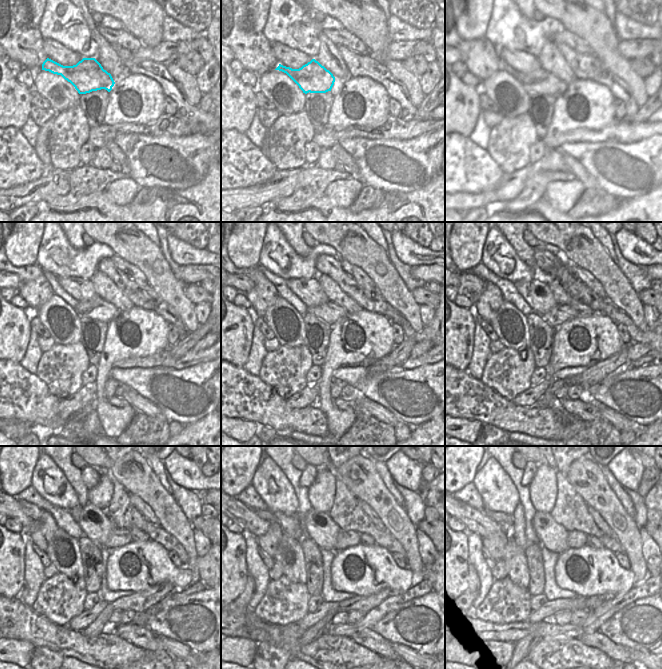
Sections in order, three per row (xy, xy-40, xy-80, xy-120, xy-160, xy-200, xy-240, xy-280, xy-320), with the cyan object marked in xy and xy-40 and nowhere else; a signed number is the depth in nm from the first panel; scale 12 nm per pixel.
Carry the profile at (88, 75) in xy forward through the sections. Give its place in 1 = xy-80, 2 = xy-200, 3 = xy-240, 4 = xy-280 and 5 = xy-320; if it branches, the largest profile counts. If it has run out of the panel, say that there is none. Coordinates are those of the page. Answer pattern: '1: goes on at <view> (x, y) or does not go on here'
1: goes on at xy-80 (540, 81)
2: goes on at xy-200 (559, 314)
3: goes on at xy-240 (117, 538)
4: goes on at xy-280 (345, 539)
5: goes on at xy-320 (576, 539)

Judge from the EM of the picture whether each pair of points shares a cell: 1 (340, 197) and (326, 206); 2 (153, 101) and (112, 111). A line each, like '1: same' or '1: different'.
1: different
2: same

